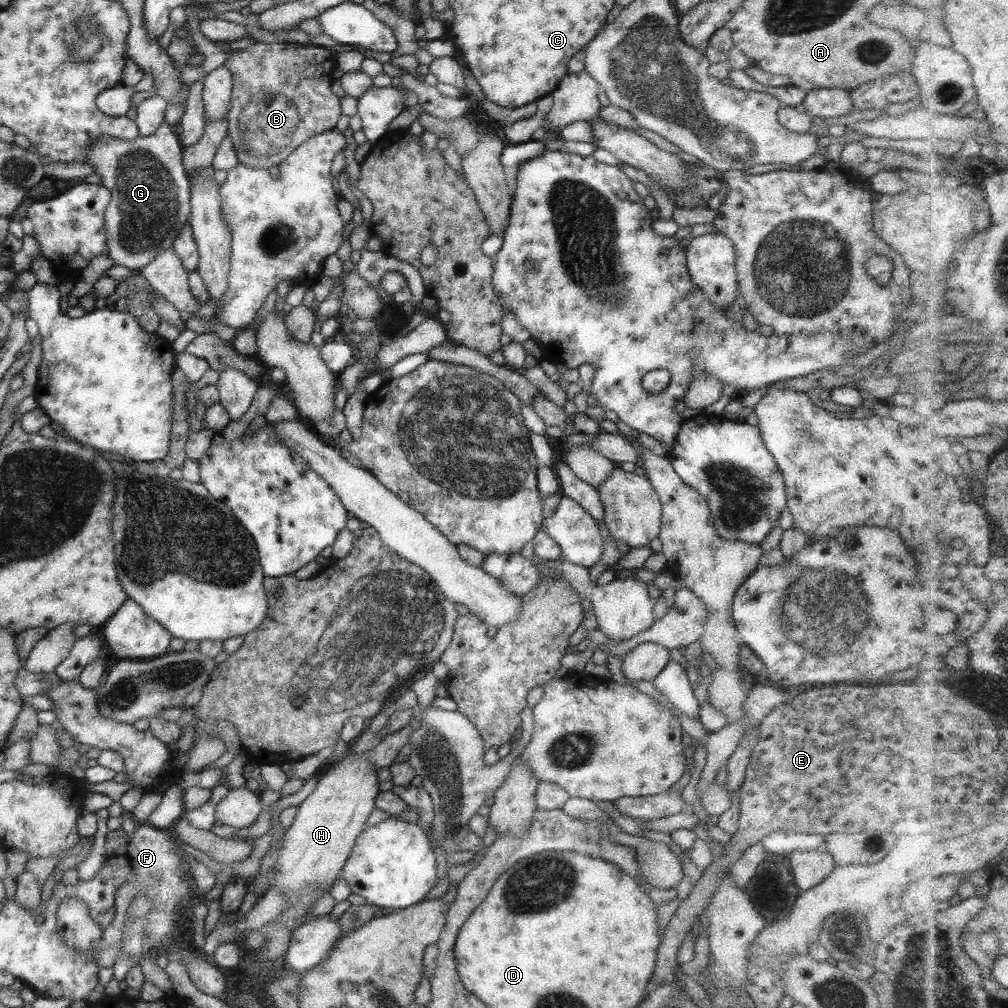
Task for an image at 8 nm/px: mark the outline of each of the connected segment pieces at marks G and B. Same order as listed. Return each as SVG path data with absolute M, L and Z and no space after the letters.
M163 122L155 129L152 135L139 136L133 140L121 140L121 138L109 138L109 136L99 136L95 142L91 142L87 146L87 152L83 156L83 163L89 163L93 165L95 174L100 178L100 185L109 191L110 201L105 207L105 244L107 244L107 256L113 260L113 265L123 266L129 269L141 268L145 264L149 264L153 260L153 256L157 256L157 252L163 252L167 248L172 248L173 240L179 236L179 230L185 226L185 222L188 222L189 216L189 201L190 201L190 177L185 173L181 162L182 155L184 153L183 147L180 145L178 136L173 132L173 126Z
M219 41L217 47L229 53L223 65L231 73L232 91L229 109L226 114L227 134L237 162L249 168L265 168L276 166L293 152L307 138L335 128L340 115L340 98L329 89L332 72L336 68L335 48L326 48L307 43L258 43L245 49L225 49L224 42Z

